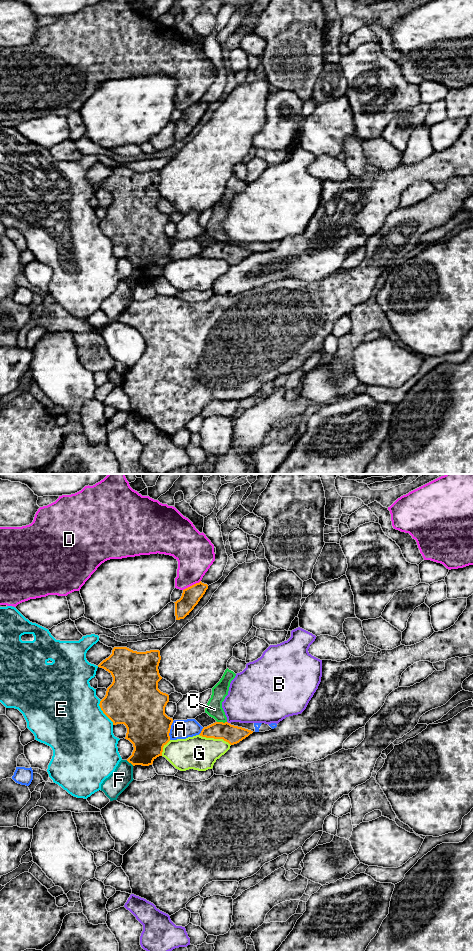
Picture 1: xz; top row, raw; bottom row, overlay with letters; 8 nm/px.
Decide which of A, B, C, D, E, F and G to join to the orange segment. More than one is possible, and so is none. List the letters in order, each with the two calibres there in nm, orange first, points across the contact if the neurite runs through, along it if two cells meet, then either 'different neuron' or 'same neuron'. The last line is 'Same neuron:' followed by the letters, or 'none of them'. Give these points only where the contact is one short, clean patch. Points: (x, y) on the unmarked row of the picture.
A: calibres 360 and 160 nm; different neuron
B: calibres 150 and 360 nm; different neuron
C: calibres 150 and 130 nm; border xz (217, 241), (226, 242); different neuron
D: calibres 150 and 300 nm; different neuron
E: calibres 400 and 500 nm; different neuron
F: calibres 280 and 170 nm; different neuron
G: calibres 150 and 280 nm; different neuron
Same neuron: none of them

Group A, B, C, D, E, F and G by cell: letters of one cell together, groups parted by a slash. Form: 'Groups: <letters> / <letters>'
Groups: A / B / C / D / E / F / G

